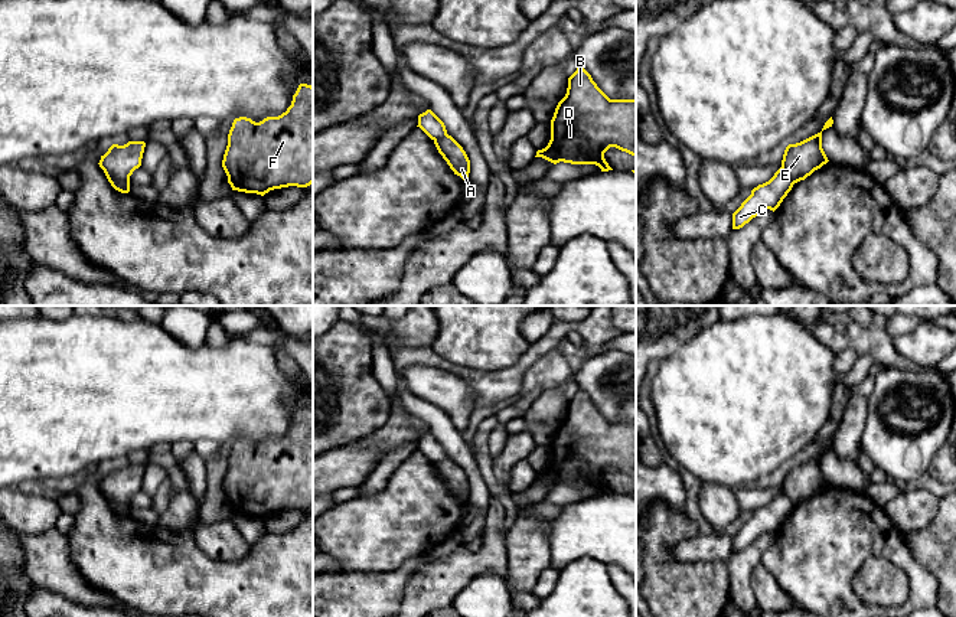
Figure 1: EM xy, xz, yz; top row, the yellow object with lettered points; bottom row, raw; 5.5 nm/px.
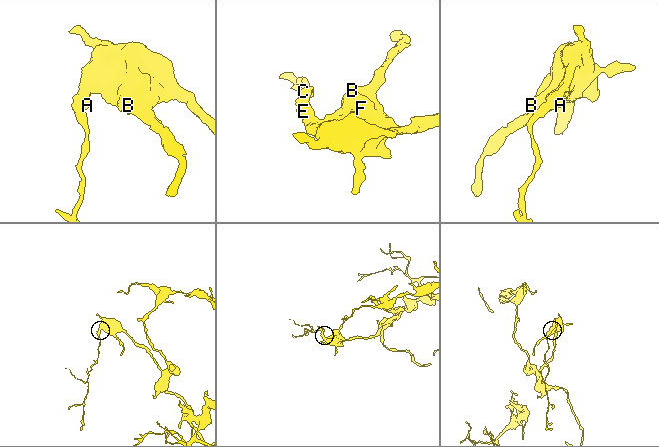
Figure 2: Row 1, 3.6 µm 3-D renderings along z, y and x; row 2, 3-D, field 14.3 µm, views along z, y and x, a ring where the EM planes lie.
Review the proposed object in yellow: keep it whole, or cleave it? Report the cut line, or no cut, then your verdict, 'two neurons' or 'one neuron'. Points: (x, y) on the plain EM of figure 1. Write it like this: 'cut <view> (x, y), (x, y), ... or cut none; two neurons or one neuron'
cut xy (104, 493), (129, 508); two neurons

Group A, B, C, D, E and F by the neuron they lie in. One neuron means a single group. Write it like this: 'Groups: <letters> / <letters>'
Groups: A B D E F / C

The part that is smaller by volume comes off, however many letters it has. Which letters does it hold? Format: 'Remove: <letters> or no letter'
Remove: C

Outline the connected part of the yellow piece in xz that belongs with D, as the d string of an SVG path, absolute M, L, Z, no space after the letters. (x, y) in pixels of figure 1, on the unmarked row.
M581 389L568 401L565 420L558 425L551 443L551 463L548 469L536 474L554 487L564 484L571 487L596 487L601 494L613 493L604 481L604 476L616 470L636 479L636 422L610 422Z

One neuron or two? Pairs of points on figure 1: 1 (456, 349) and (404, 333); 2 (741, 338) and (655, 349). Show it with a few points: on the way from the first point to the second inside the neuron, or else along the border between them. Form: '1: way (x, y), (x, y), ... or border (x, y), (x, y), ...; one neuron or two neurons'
1: border (437, 320), (437, 336), (430, 346); two neurons
2: border (708, 327), (704, 327), (659, 362); two neurons

